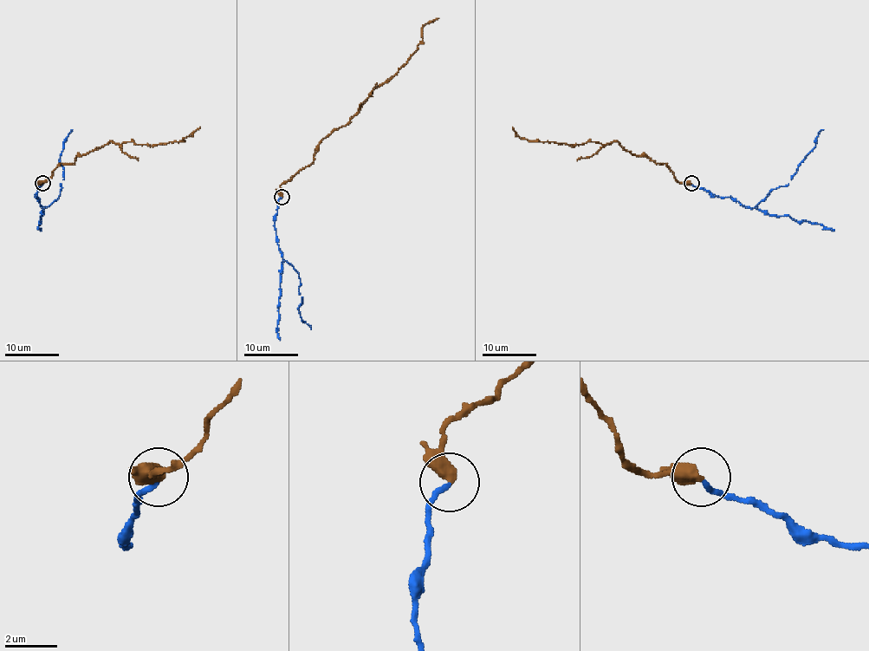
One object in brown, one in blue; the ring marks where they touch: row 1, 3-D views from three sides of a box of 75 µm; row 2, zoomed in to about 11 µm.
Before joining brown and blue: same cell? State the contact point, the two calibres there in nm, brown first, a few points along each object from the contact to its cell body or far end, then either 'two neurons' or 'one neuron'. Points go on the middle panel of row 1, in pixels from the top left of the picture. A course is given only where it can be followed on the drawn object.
at (282, 197); 500 nm thick on the brown side, 200 nm on the other; brown runs (281, 197), (280, 186), (312, 162), (316, 146), (394, 74), (421, 41), (422, 28), (438, 18); blue runs (281, 197), (277, 203), (275, 242), (284, 259), (299, 274), (302, 302), (299, 313), (311, 329); one neuron

